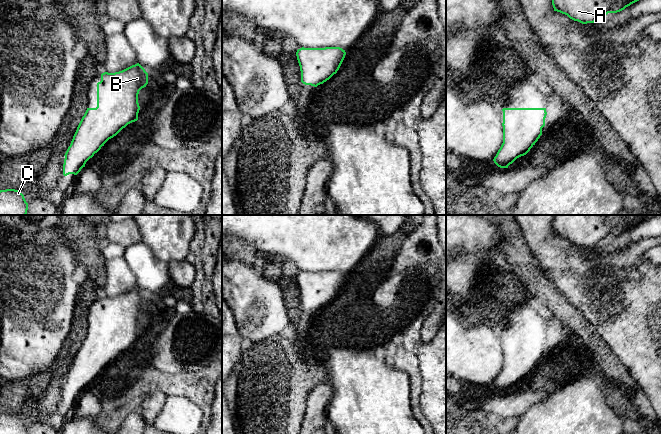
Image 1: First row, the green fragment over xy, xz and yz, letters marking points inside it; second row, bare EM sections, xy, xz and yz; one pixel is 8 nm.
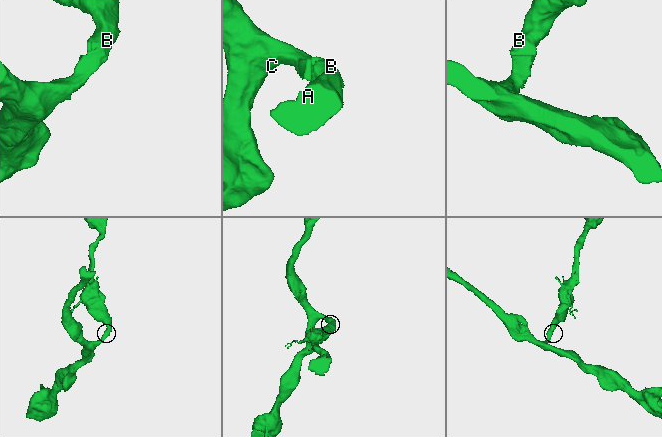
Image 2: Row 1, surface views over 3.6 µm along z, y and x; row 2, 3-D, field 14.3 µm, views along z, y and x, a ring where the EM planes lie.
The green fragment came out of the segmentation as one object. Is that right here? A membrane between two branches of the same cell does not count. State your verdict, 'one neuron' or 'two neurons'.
one neuron

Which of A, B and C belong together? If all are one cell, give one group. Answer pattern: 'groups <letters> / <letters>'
groups A B C

